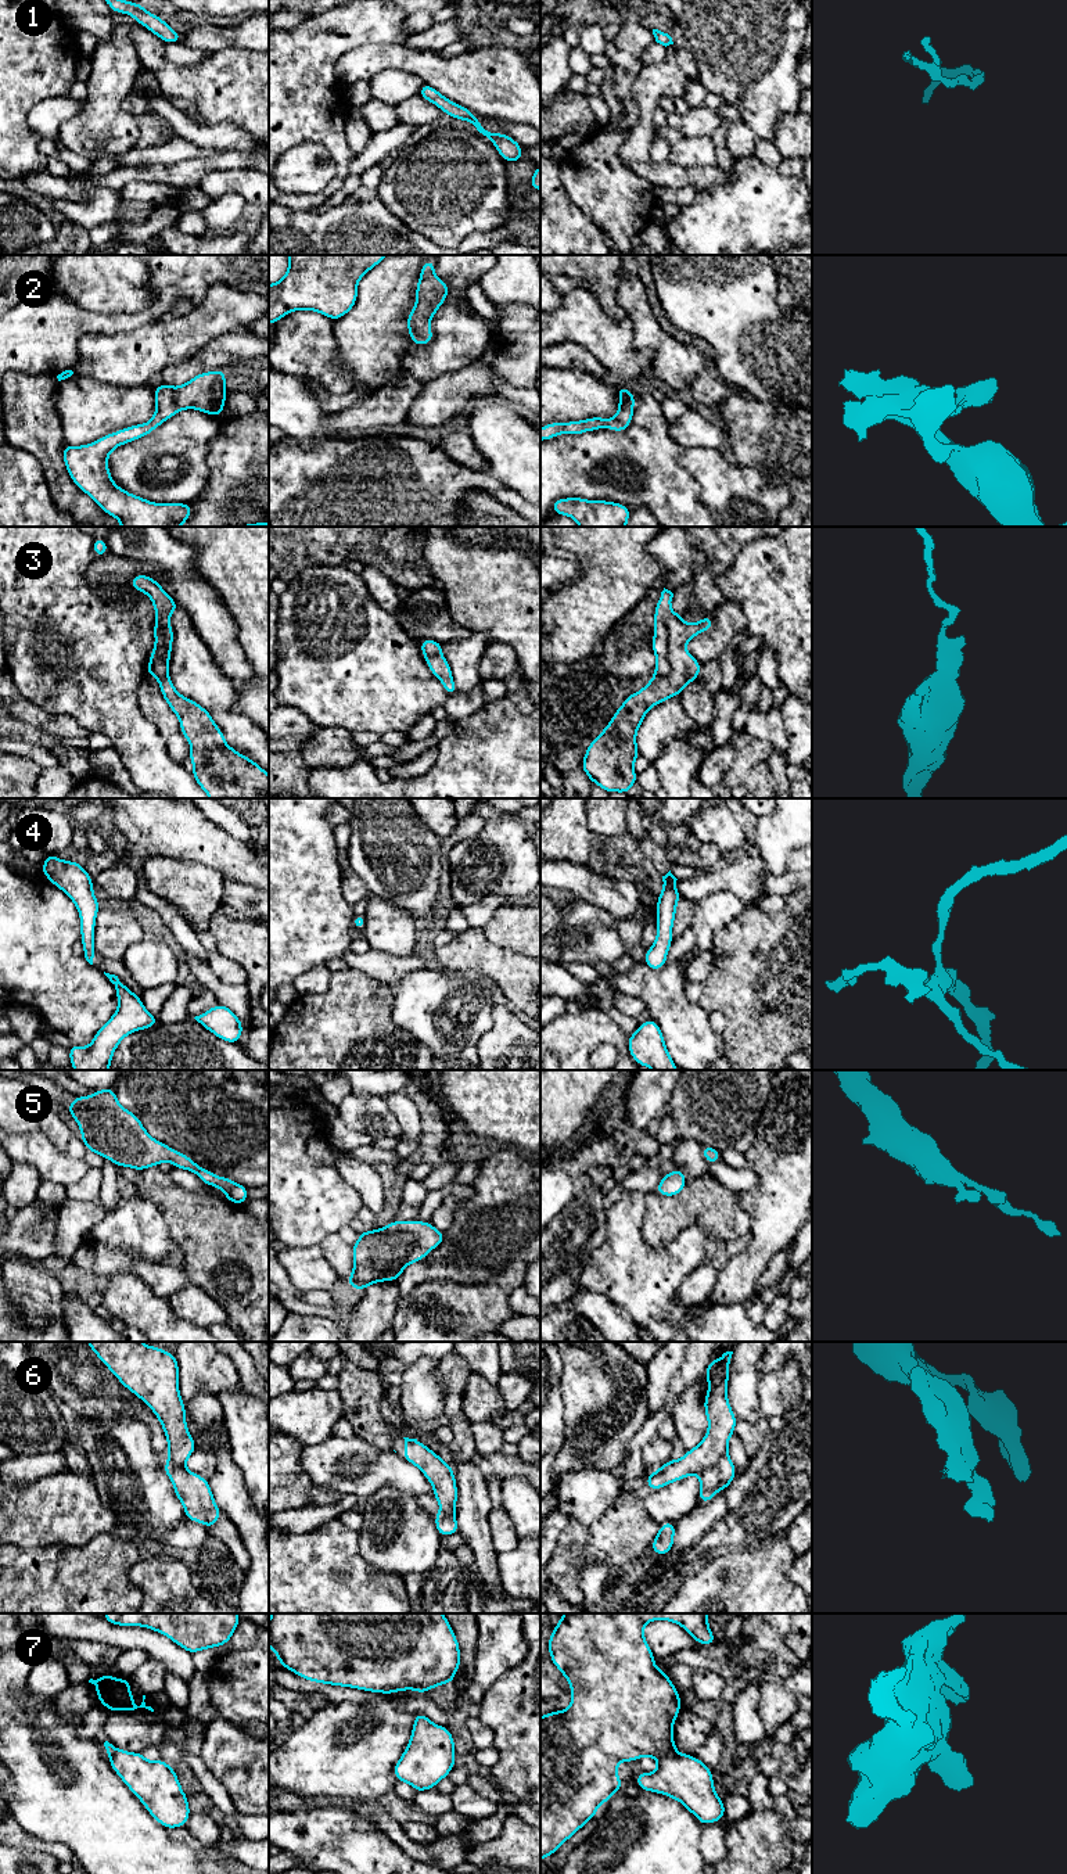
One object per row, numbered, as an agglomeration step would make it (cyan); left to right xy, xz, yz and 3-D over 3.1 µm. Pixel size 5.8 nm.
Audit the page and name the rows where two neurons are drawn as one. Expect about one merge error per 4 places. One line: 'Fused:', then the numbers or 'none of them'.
Fused: 3, 6

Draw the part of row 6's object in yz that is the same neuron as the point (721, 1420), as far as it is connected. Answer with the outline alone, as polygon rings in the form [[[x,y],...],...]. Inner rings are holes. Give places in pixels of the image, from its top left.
[[[733,1351],[723,1353],[709,1361],[705,1369],[708,1393],[704,1399],[704,1411],[708,1419],[708,1430],[704,1439],[680,1460],[669,1460],[655,1472],[646,1476],[646,1485],[653,1490],[698,1475],[728,1453],[729,1439],[734,1433],[737,1418],[728,1401],[729,1365]]]

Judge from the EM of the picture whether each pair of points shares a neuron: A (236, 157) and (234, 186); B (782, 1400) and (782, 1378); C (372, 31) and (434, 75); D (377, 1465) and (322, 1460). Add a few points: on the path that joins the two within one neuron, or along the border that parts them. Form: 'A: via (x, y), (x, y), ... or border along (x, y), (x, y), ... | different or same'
A: border along (250, 167), (209, 171), (204, 176) | different
B: via (782, 1395), (782, 1384) | same
C: border along (403, 43), (372, 43), (358, 49) | different
D: via (363, 1467), (336, 1465) | same

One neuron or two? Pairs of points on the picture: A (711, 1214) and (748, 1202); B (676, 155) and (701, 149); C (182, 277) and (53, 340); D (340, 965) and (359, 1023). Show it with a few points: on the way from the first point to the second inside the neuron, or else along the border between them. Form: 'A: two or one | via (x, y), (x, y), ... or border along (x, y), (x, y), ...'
A: two | border along (736, 1194), (750, 1217), (750, 1232)
B: one | via (682, 153), (696, 151)
C: one | via (151, 309), (136, 320), (85, 323)
D: two | border along (347, 968), (333, 973)

